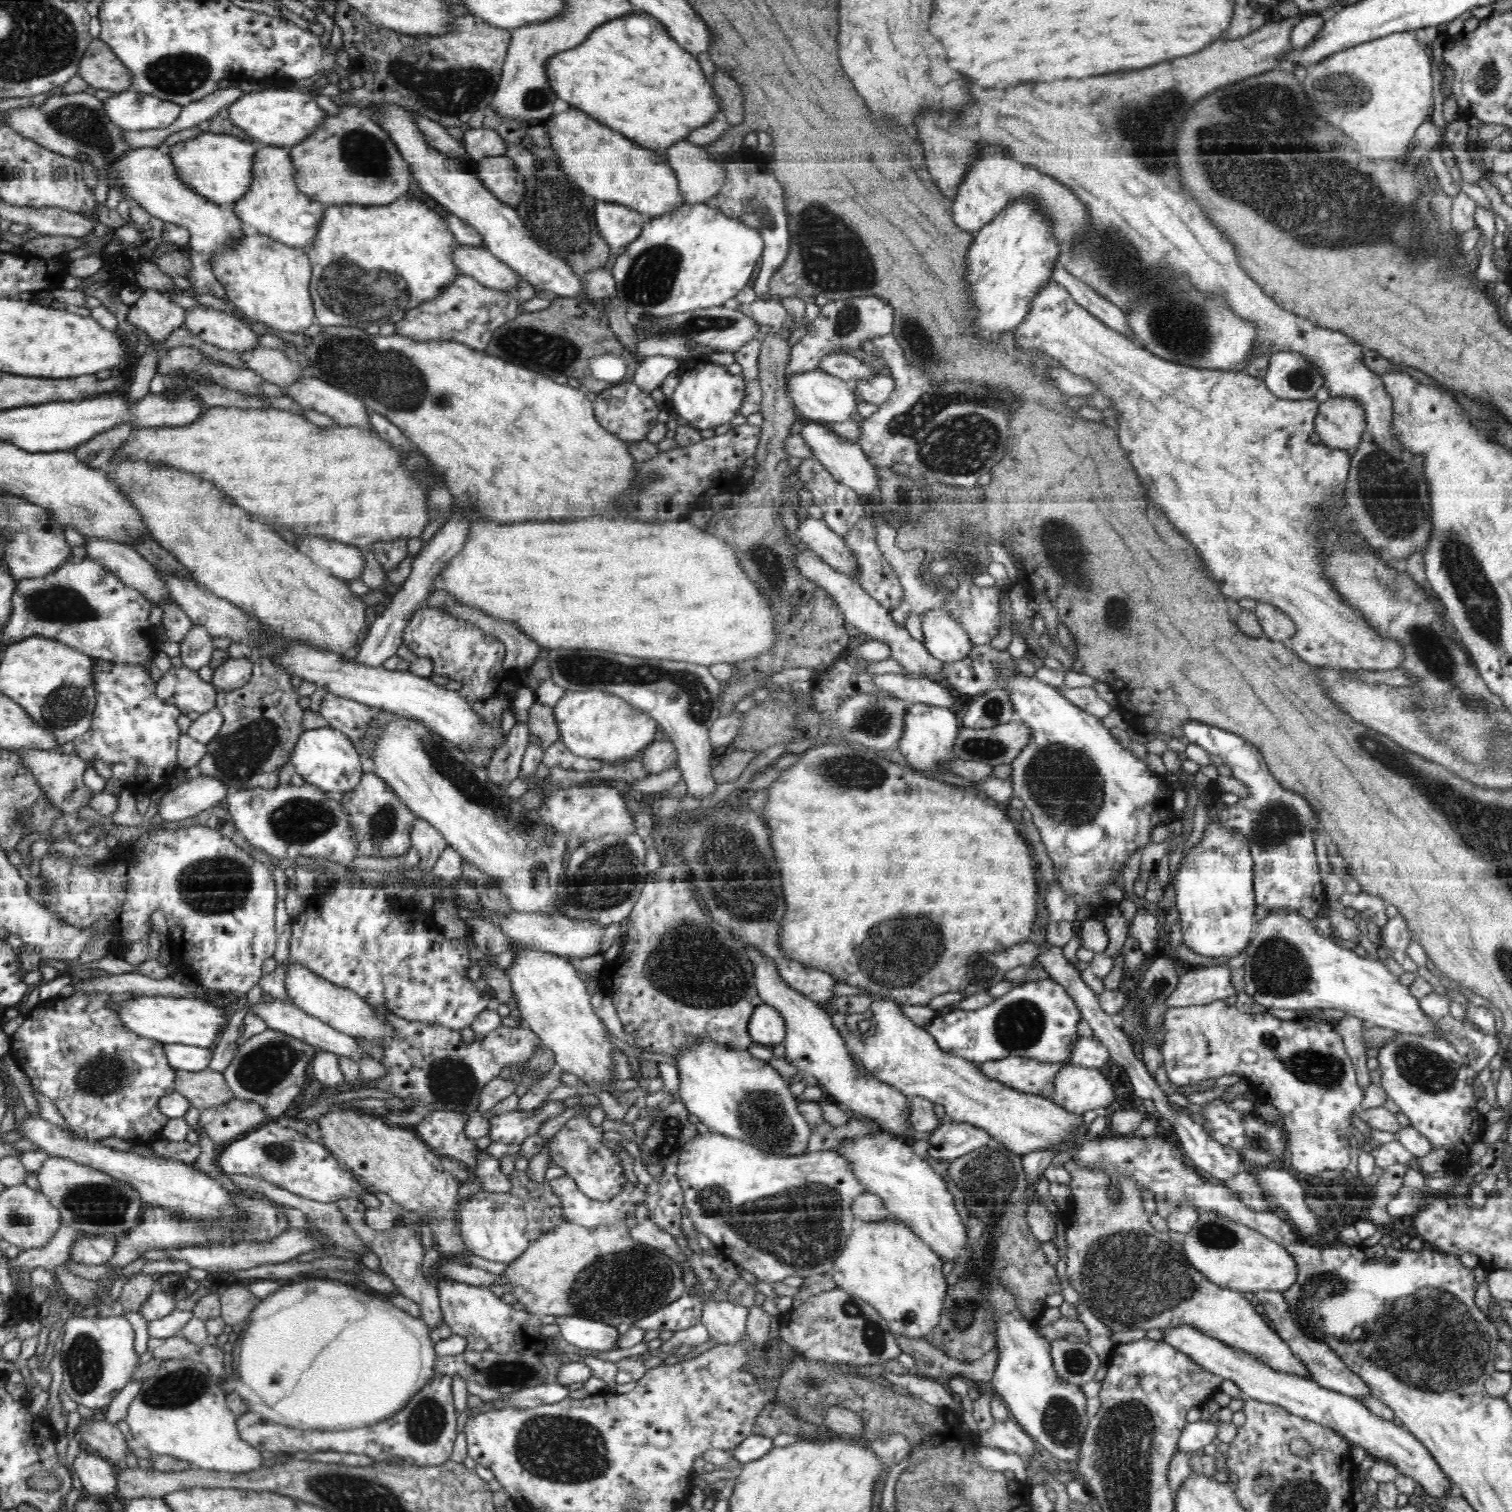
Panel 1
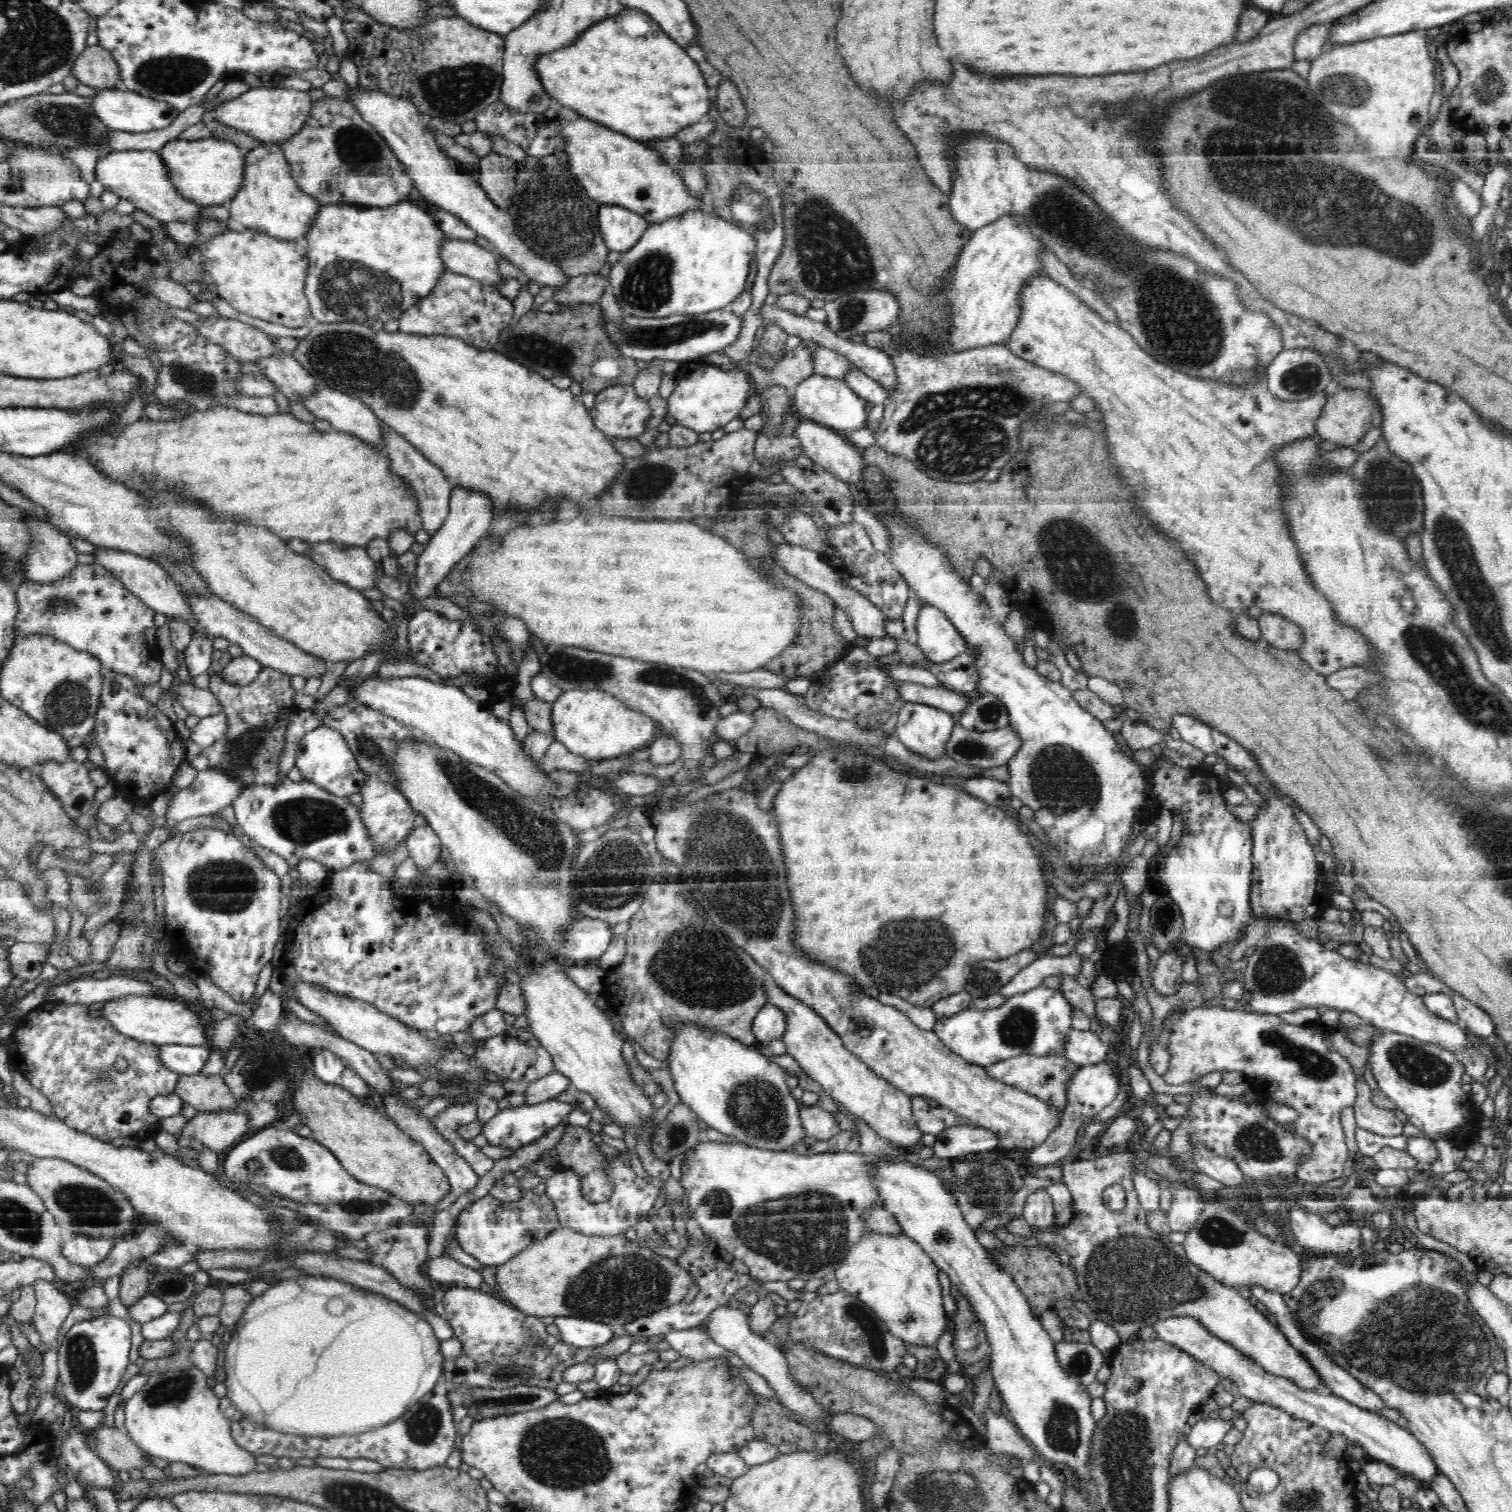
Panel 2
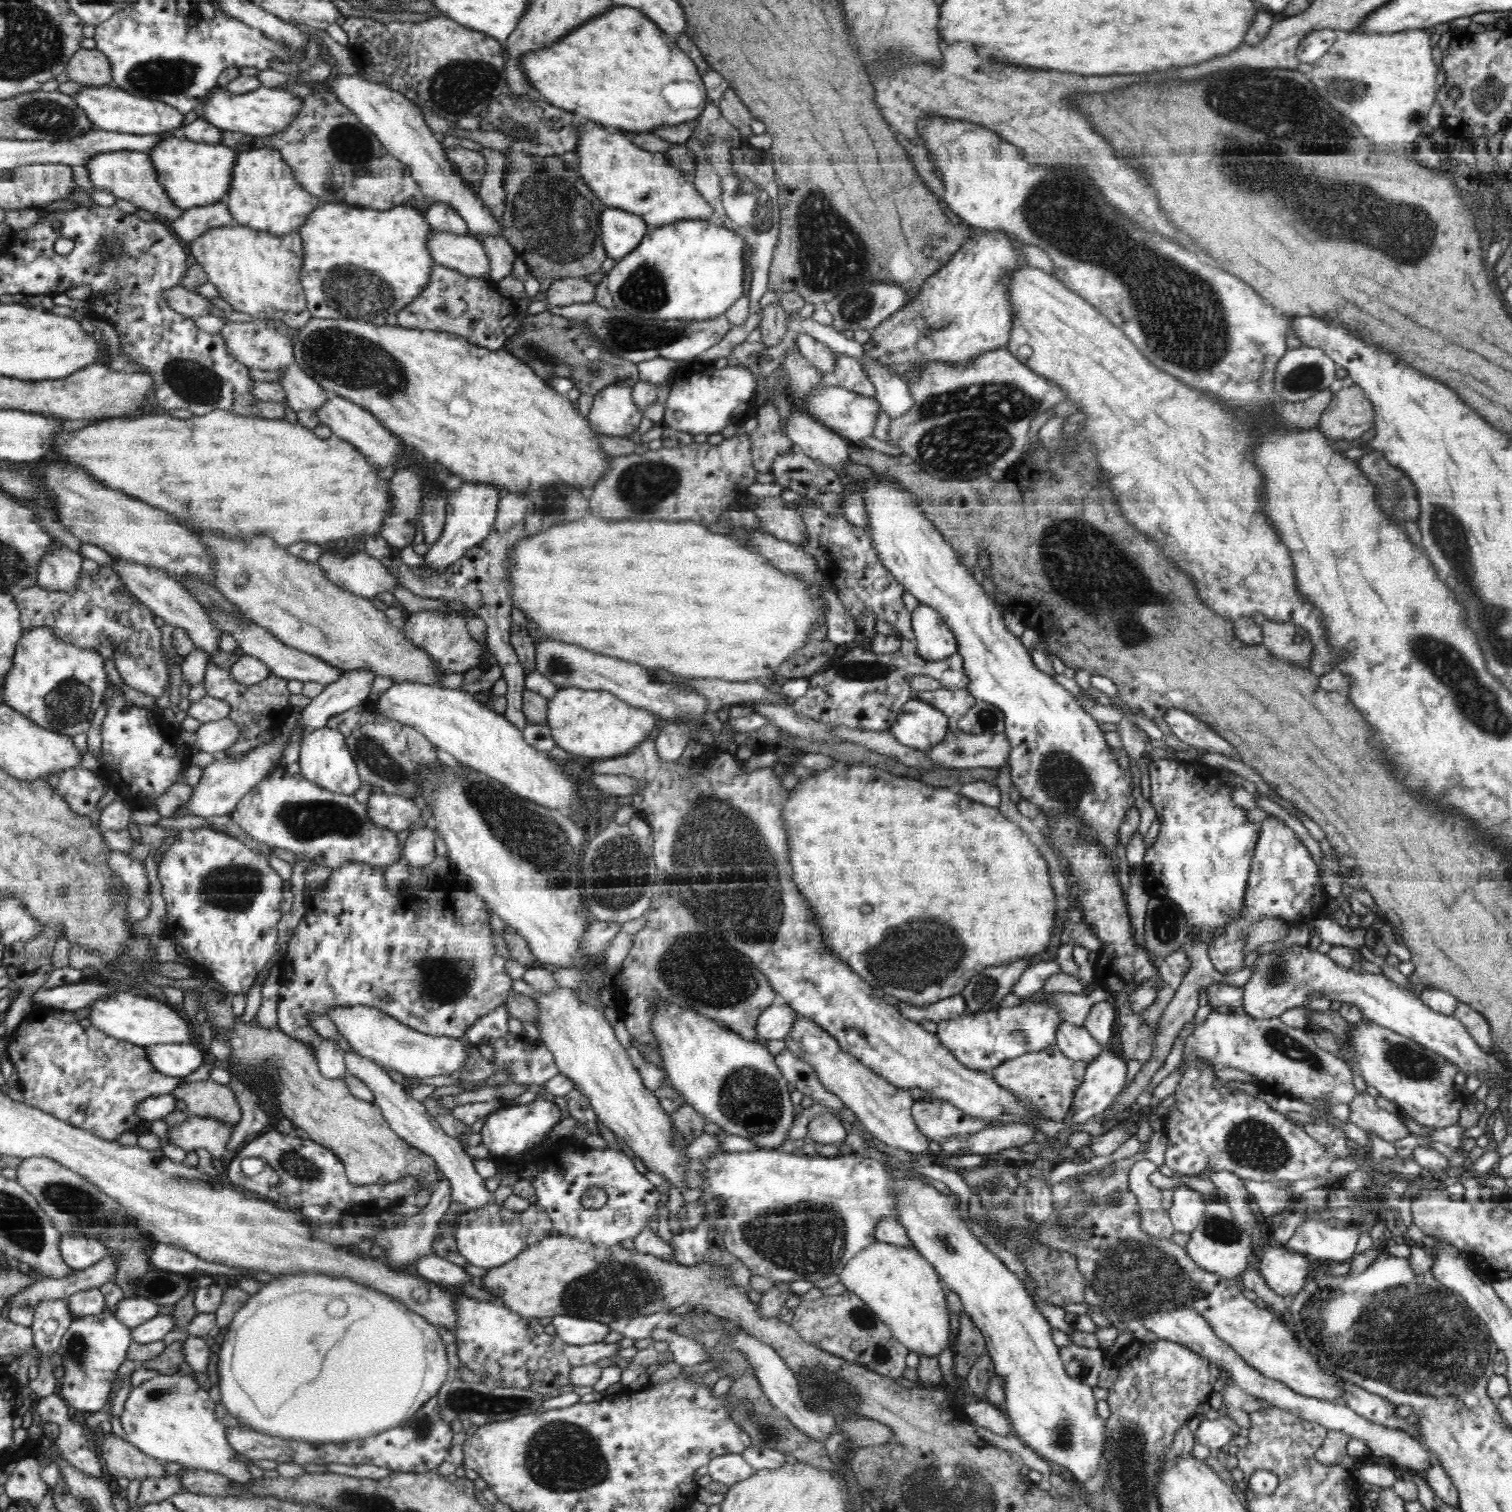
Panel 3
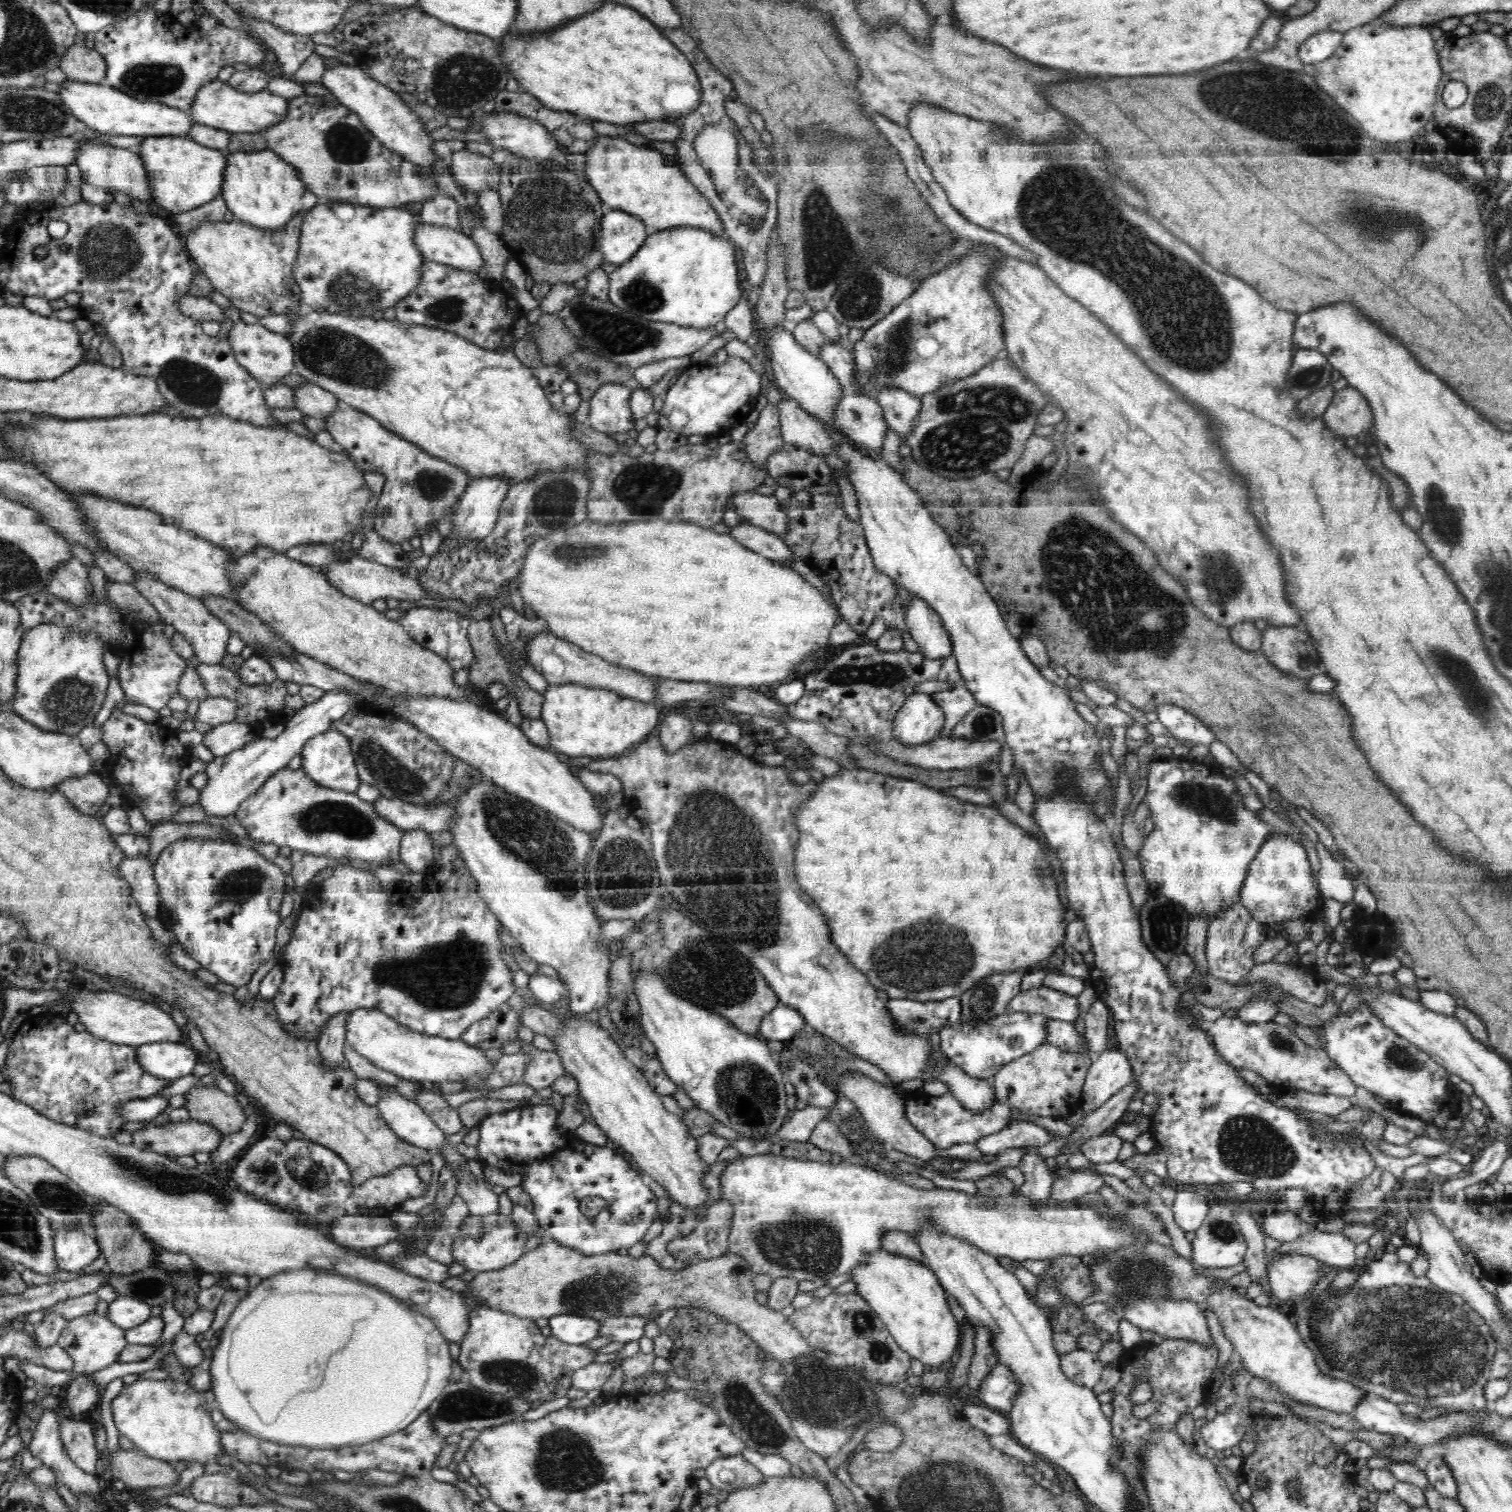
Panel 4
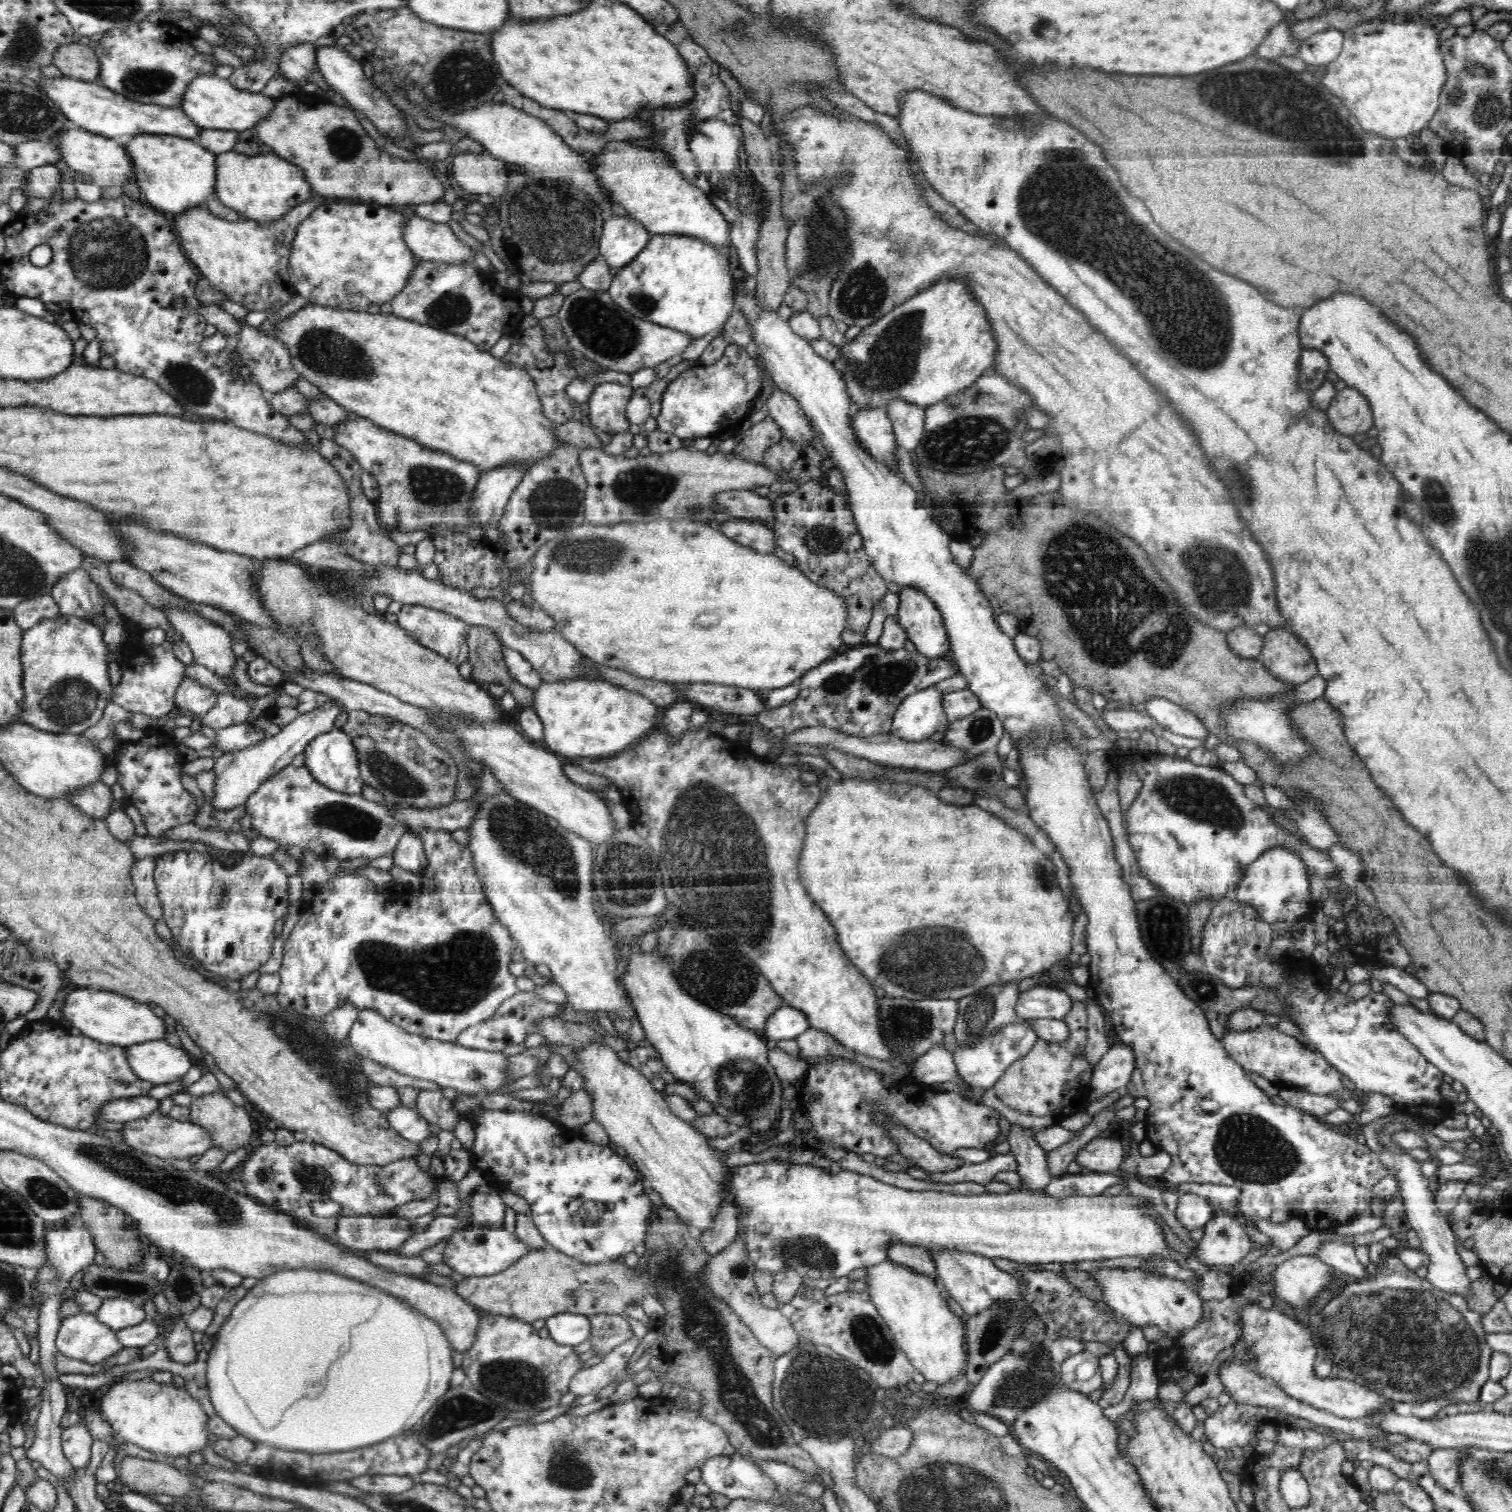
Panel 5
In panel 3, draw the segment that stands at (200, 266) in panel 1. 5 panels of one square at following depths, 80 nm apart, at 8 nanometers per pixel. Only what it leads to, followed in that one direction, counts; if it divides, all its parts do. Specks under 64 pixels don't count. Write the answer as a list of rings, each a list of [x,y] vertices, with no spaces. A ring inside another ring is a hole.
[[[125,150],[98,153],[89,158],[86,168],[96,189],[110,191],[117,198],[129,200],[137,207],[156,214],[160,220],[164,218],[174,221],[186,212],[183,208],[178,208],[164,192],[163,186],[158,182],[158,175],[152,166],[148,151]]]

